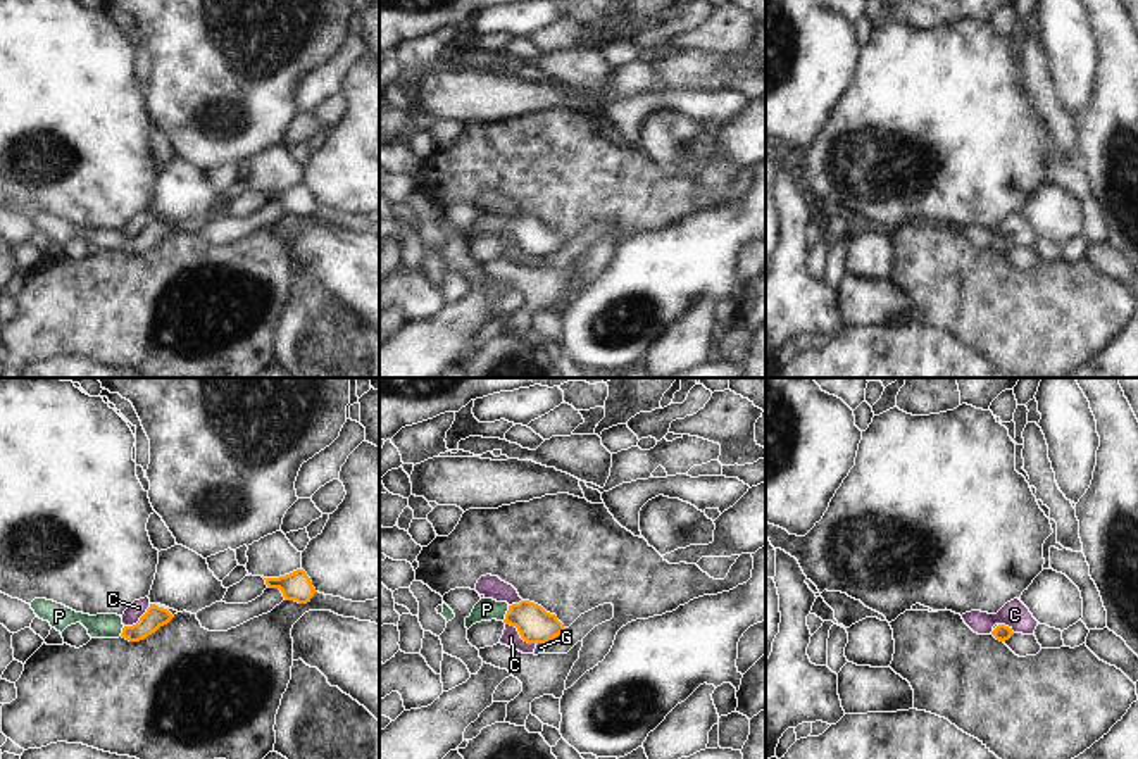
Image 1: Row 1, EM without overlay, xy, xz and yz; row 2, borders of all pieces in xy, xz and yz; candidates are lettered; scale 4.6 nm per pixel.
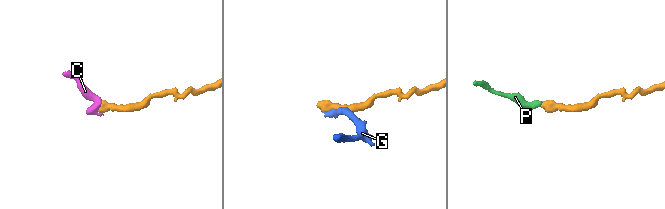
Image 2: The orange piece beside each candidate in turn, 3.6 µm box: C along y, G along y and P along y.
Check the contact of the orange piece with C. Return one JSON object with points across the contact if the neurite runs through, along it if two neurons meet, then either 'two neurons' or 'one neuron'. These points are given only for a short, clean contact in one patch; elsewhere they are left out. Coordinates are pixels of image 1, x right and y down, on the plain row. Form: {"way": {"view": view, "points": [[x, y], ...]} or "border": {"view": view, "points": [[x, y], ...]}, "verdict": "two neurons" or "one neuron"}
{"border": {"view": "xz", "points": [[506, 237], [512, 238], [525, 254], [537, 257]]}, "verdict": "two neurons"}

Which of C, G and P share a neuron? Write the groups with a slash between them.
C G / P

